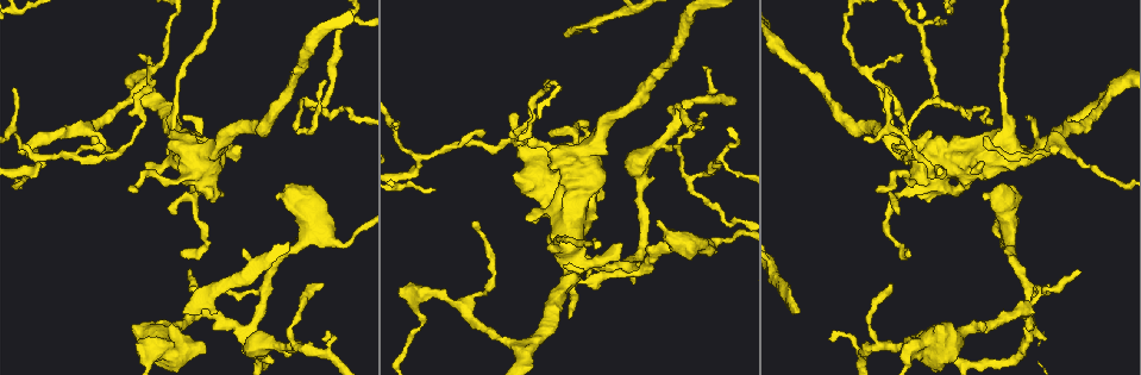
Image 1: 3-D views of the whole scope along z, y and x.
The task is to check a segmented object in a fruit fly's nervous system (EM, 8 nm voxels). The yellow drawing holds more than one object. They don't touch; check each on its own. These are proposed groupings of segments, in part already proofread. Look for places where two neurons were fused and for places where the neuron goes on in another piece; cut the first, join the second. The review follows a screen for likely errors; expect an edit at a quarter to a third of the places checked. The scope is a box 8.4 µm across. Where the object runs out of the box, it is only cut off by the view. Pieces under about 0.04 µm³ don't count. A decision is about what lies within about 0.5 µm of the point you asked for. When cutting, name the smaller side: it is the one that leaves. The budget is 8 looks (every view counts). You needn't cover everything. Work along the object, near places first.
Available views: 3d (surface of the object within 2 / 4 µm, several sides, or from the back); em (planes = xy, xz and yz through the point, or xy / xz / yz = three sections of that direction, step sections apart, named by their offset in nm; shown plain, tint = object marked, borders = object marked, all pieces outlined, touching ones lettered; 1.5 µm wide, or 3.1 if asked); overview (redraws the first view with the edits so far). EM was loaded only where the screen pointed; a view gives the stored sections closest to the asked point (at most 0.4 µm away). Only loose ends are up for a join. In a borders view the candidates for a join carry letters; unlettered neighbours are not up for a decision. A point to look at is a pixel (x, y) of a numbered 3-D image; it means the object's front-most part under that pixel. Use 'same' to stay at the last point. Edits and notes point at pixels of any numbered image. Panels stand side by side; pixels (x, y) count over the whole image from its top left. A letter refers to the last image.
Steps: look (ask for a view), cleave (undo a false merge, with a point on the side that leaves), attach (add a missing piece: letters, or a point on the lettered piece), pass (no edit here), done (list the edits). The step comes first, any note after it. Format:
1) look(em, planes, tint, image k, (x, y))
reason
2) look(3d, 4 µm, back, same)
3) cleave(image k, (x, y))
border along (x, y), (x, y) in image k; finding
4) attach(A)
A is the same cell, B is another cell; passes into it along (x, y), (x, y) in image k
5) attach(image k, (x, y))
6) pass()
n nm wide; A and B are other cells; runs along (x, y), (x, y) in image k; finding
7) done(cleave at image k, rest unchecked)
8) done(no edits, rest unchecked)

look(em, planes, plain, image 1, (242, 147))
branch stops here

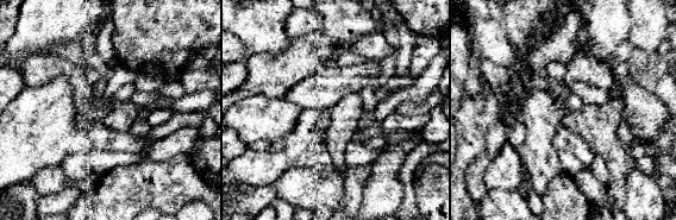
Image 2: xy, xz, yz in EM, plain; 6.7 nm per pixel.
look(em, planes, tint, same)

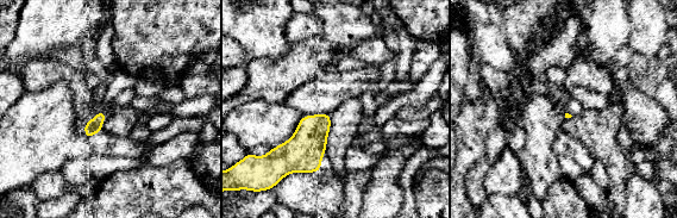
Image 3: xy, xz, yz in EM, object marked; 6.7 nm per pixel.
look(em, planes, borders, same)
see the neighbours

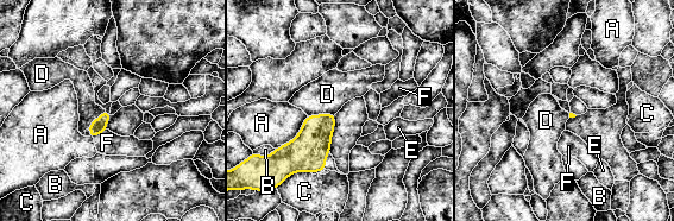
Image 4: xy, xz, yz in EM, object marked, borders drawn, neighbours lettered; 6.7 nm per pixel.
attach(F)
F is the same cell, A, B, C, D and E are other cells; it goes on there

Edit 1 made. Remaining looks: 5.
look(overview)
see it whole again

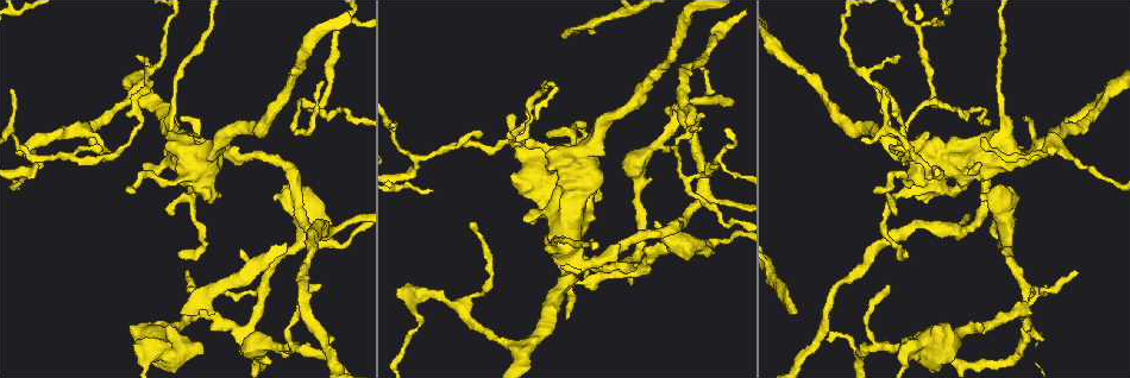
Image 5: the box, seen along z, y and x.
look(em, xz, step 8, tint, image 5, (1030, 333))
sharp bend

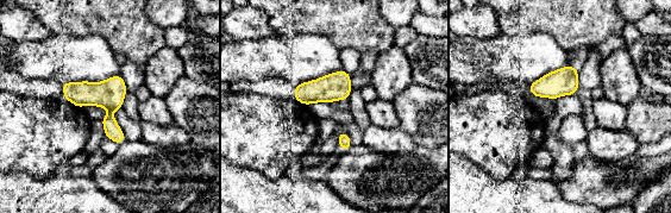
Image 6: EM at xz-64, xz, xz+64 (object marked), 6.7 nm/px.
look(em, planes, borders, same)
another direction

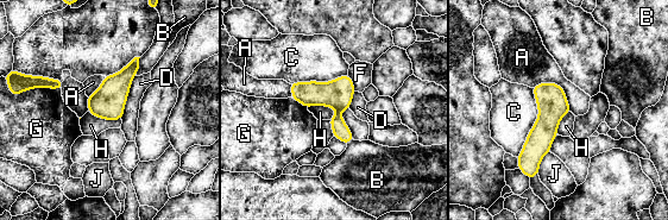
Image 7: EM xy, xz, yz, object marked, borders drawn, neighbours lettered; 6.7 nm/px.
pass()
A, B, C, D, F, G, H and J are other cells; border along (531, 87), (558, 83), (572, 111) in image 7; one neuron here

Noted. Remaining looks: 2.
done(attach at image 4, rest unchecked)

